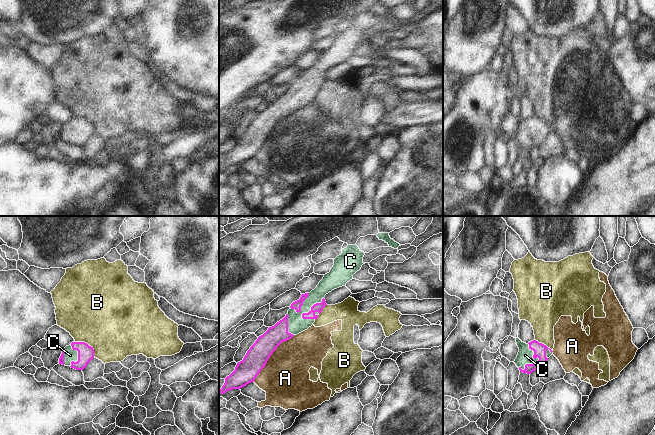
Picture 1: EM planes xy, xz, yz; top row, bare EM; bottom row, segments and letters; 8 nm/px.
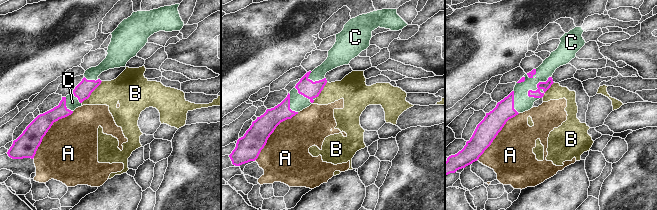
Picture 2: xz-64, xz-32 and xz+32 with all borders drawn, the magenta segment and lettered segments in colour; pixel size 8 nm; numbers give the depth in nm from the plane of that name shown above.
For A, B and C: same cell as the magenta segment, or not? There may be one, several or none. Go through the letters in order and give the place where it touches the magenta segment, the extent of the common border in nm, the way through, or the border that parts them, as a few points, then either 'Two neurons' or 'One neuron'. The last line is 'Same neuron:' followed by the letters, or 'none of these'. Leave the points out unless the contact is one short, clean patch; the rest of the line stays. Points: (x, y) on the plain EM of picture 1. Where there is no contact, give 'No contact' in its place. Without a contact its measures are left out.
A: Touches magenta at xz (270, 131). Shared border 500 nm. Two neurons
B: Touches magenta at xy (87, 120). Shared border 200 nm. Two neurons
C: Touches magenta at yz (538, 133). Shared border 220 nm. Path across: yz (539, 125), (538, 133), (525, 131). One neuron
Same neuron: C

